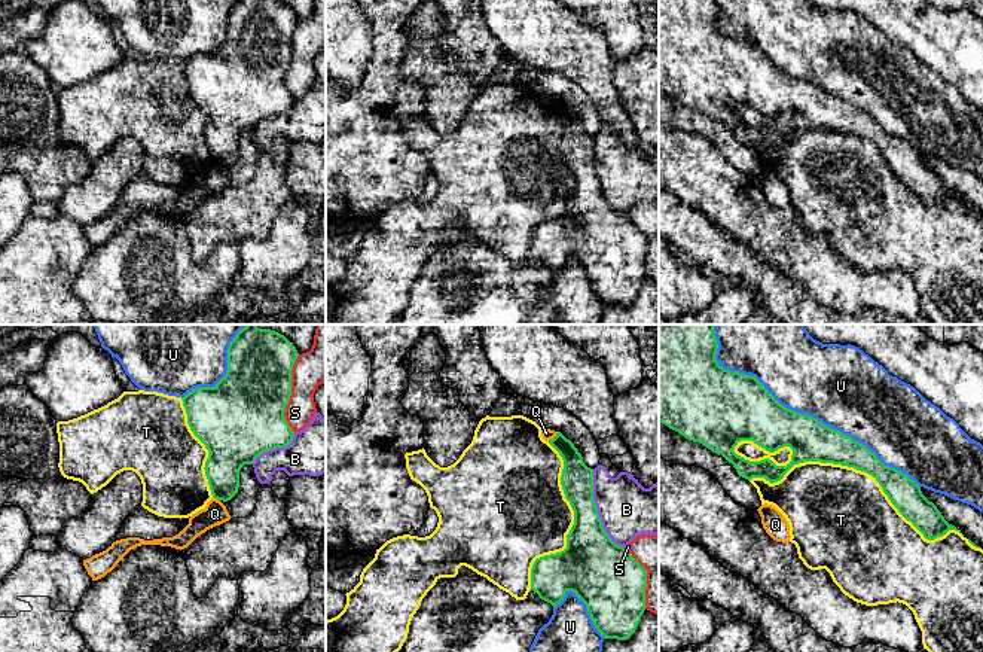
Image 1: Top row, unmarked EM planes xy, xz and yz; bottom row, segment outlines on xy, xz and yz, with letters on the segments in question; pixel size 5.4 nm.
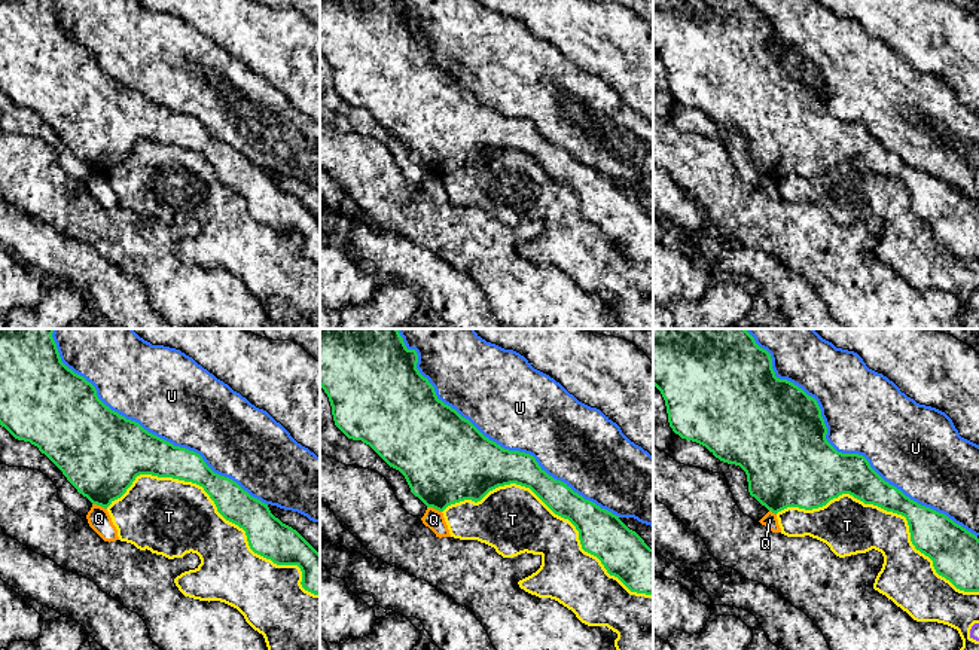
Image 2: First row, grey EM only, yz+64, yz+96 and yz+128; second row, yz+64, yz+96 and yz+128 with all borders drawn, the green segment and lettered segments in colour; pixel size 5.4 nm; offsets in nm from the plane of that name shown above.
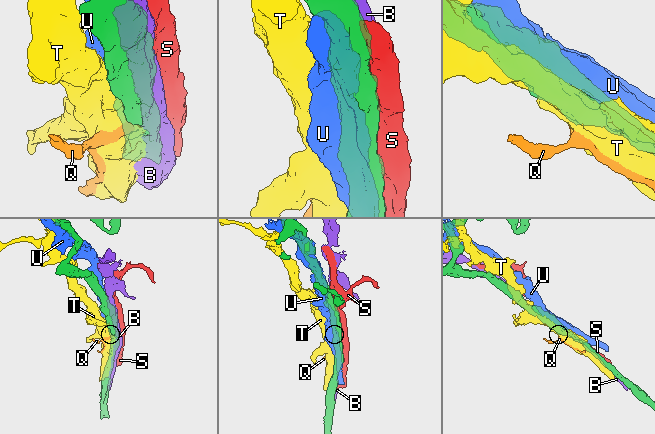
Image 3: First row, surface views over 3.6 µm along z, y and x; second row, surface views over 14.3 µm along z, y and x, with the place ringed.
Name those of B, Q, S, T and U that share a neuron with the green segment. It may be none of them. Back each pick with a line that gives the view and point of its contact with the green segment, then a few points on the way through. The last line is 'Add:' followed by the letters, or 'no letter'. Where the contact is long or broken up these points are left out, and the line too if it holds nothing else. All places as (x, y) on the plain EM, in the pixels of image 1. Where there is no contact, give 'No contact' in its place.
Add: no letter

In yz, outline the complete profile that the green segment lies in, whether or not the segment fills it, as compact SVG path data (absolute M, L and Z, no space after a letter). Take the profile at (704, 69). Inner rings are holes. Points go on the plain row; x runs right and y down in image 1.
M659 0L659 88L689 107L699 109L733 131L738 141L751 147L764 144L778 149L799 130L821 128L854 134L871 141L898 179L928 207L958 196L949 191L937 173L906 140L885 132L874 119L851 103L834 97L816 85L799 80L781 71L767 55L751 42L724 36L715 27L718 9L715 0ZM741 107L752 107L769 119L790 113L791 128L776 132L772 127L750 128L733 116Z

